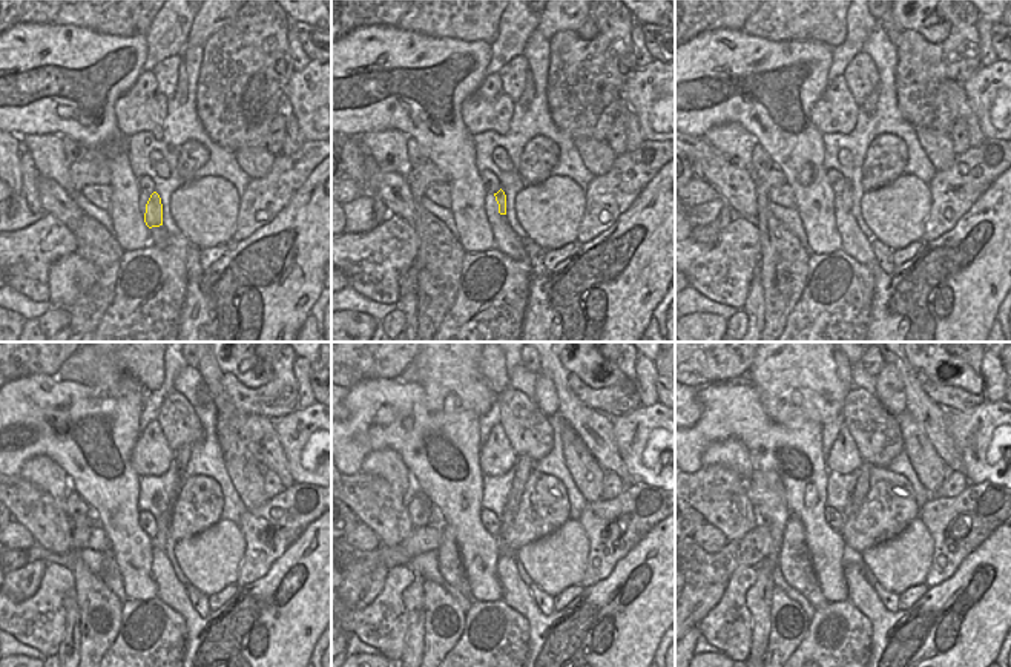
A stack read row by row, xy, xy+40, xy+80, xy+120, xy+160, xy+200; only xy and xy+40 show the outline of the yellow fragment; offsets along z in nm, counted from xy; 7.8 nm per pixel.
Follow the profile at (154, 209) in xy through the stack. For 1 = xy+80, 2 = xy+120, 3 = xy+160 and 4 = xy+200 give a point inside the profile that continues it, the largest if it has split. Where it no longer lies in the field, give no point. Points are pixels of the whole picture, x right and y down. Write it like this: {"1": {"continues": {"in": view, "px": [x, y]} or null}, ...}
{"1": {"continues": {"in": "xy+80", "px": [846, 195]}}, "2": {"continues": {"in": "xy+120", "px": [160, 540]}}, "3": {"continues": {"in": "xy+160", "px": [523, 463]}}, "4": {"continues": {"in": "xy+200", "px": [862, 482]}}}

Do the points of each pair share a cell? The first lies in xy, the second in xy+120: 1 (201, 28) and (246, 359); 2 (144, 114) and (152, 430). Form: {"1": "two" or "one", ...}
{"1": "one", "2": "one"}

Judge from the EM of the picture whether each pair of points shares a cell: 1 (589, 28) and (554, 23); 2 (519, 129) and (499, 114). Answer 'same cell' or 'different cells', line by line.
1: same cell
2: different cells

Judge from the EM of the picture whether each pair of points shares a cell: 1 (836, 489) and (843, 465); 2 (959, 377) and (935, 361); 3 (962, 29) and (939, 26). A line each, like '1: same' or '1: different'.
1: different
2: same
3: different

